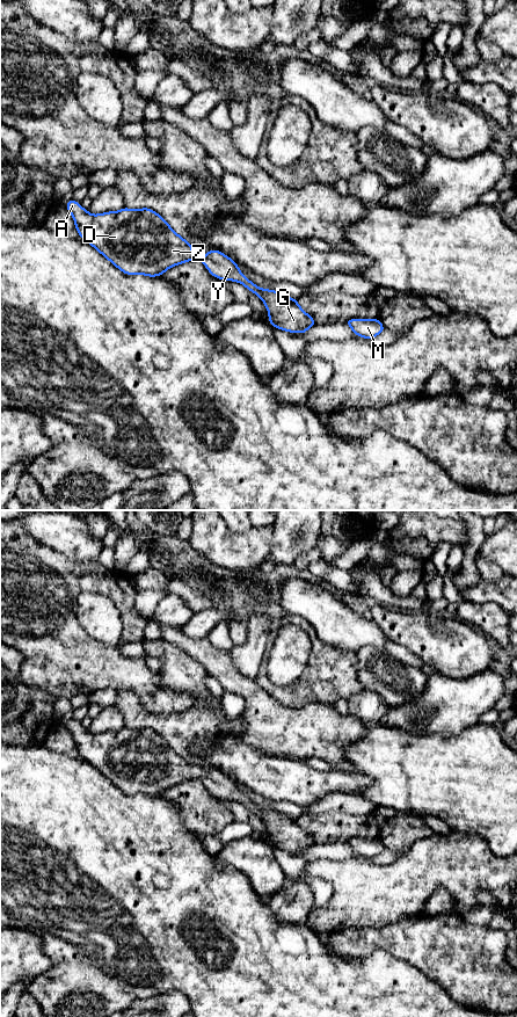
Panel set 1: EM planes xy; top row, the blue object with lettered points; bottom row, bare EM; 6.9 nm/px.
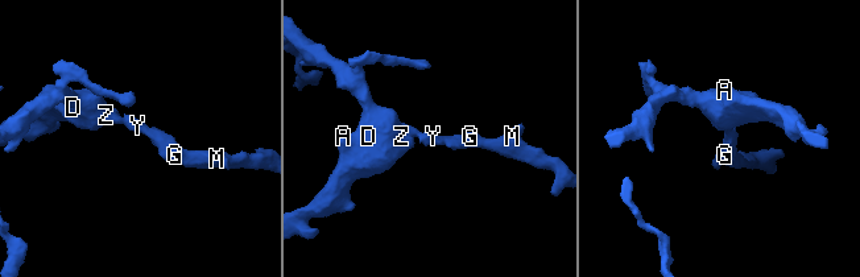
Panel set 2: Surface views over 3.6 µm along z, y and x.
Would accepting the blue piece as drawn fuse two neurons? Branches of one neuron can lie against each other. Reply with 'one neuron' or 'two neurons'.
one neuron

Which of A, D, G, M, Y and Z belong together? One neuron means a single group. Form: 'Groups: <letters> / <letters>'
Groups: A D G M Y Z

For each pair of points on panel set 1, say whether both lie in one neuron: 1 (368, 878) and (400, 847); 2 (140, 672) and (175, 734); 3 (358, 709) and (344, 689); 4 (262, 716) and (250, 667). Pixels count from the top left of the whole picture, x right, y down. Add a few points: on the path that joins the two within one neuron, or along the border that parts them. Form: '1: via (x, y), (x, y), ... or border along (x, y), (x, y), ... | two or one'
1: border along (426, 838), (419, 838), (402, 855) | two
2: border along (195, 699), (191, 706), (172, 714) | two
3: border along (363, 689), (348, 699) | two
4: border along (232, 660), (245, 675), (255, 678) | two

